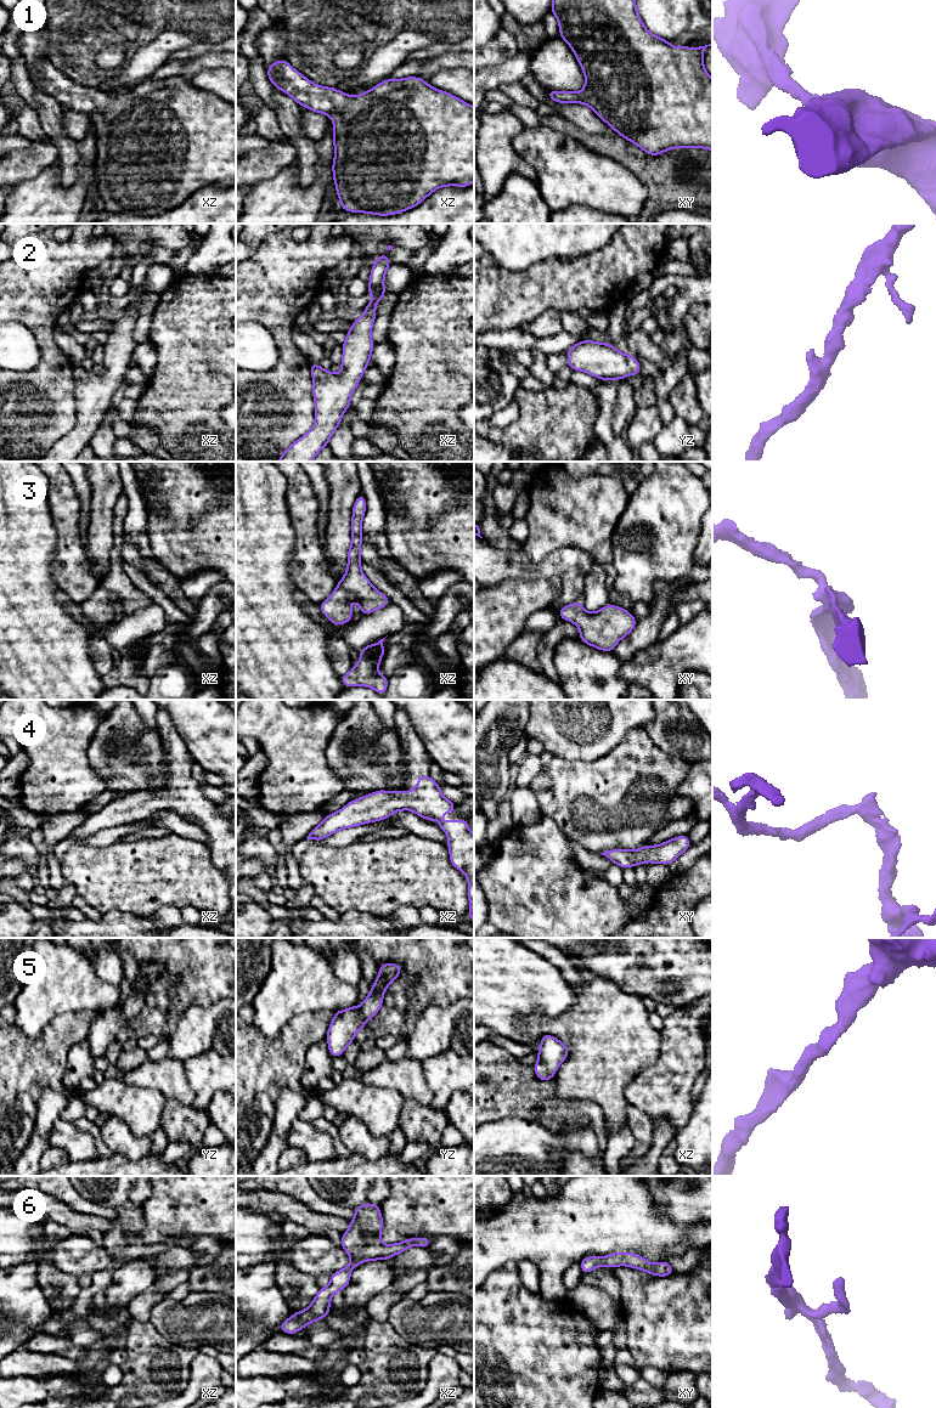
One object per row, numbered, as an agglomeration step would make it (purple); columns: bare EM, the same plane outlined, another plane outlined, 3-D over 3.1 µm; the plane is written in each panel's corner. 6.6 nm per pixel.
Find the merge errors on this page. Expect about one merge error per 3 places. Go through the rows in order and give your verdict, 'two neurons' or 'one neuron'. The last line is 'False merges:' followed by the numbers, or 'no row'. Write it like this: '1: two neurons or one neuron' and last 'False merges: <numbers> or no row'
1: one neuron
2: one neuron
3: one neuron
4: one neuron
5: one neuron
6: one neuron
False merges: no row

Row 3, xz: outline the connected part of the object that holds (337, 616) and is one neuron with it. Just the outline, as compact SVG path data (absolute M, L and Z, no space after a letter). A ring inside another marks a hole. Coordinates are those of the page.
M360 493L353 505L351 545L348 550L346 572L331 596L320 604L322 615L336 627L353 620L354 612L349 607L350 601L356 601L361 606L362 616L391 604L385 594L371 584L361 570L362 519L365 513L366 497Z

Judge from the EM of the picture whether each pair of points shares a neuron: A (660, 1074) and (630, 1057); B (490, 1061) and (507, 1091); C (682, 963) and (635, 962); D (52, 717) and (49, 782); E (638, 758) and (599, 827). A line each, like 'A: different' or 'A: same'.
A: different
B: same
C: same
D: same
E: same

